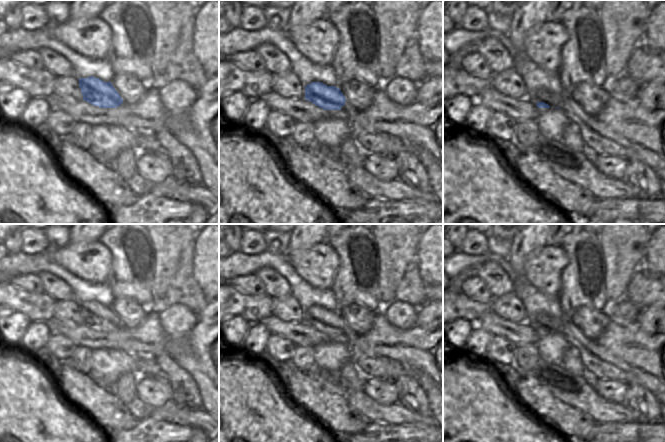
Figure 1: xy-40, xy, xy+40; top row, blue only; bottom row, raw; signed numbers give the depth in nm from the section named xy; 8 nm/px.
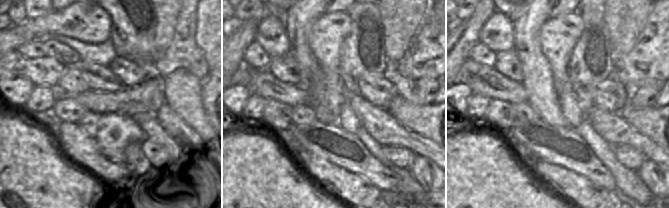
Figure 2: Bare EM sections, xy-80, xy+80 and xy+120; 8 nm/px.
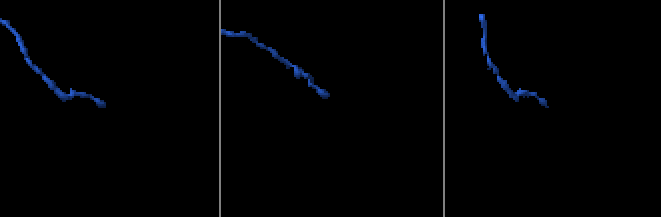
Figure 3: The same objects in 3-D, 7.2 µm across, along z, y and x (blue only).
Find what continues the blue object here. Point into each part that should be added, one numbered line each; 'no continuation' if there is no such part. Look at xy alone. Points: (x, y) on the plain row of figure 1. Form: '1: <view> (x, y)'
1: xy (383, 367)

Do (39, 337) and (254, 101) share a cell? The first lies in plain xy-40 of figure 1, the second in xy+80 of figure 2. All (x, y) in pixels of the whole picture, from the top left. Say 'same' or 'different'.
same

